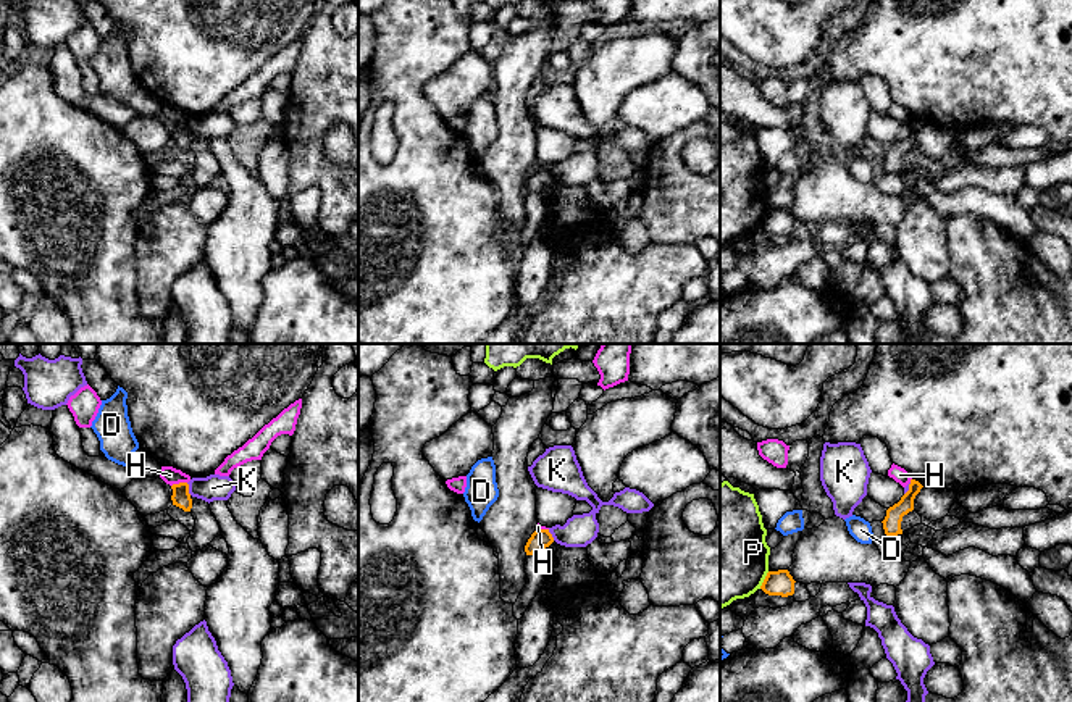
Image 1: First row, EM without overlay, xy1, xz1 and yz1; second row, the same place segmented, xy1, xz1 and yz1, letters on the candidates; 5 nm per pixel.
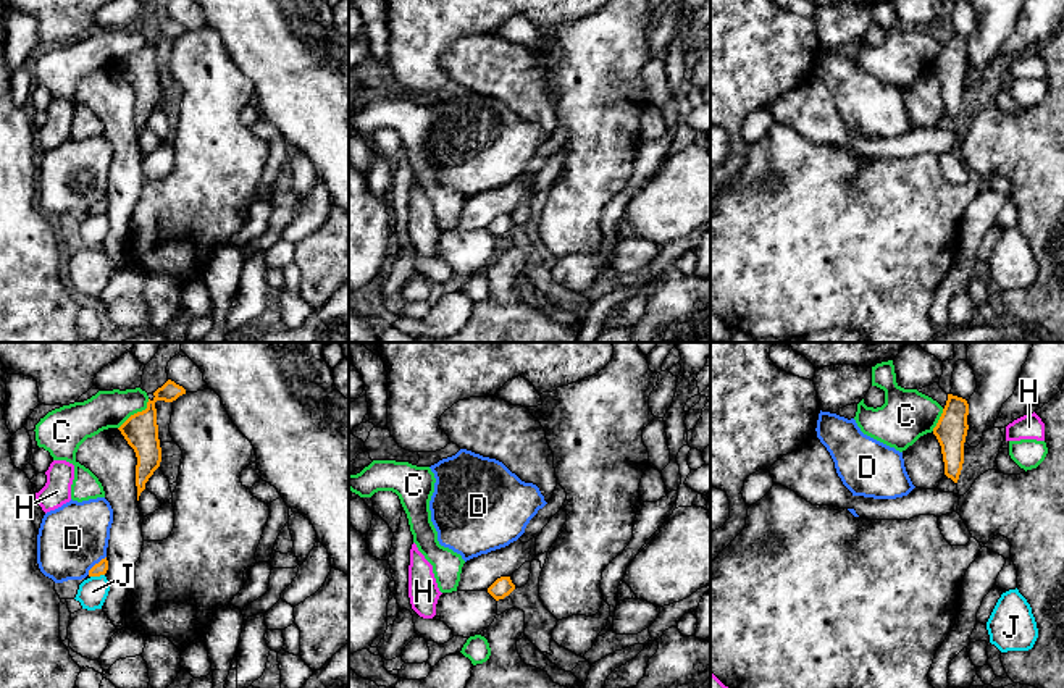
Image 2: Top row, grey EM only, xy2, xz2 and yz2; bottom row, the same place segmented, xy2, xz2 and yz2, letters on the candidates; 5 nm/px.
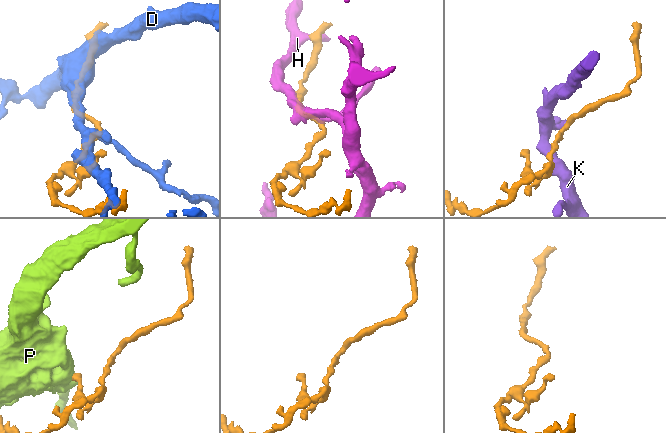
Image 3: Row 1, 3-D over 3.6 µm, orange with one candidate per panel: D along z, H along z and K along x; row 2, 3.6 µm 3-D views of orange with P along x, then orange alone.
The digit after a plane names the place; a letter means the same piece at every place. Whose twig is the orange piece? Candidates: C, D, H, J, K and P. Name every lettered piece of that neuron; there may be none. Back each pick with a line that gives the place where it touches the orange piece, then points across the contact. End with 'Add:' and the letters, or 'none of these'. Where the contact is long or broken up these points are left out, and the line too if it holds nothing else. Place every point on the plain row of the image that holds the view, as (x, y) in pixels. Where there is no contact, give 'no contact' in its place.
Add: none of these

